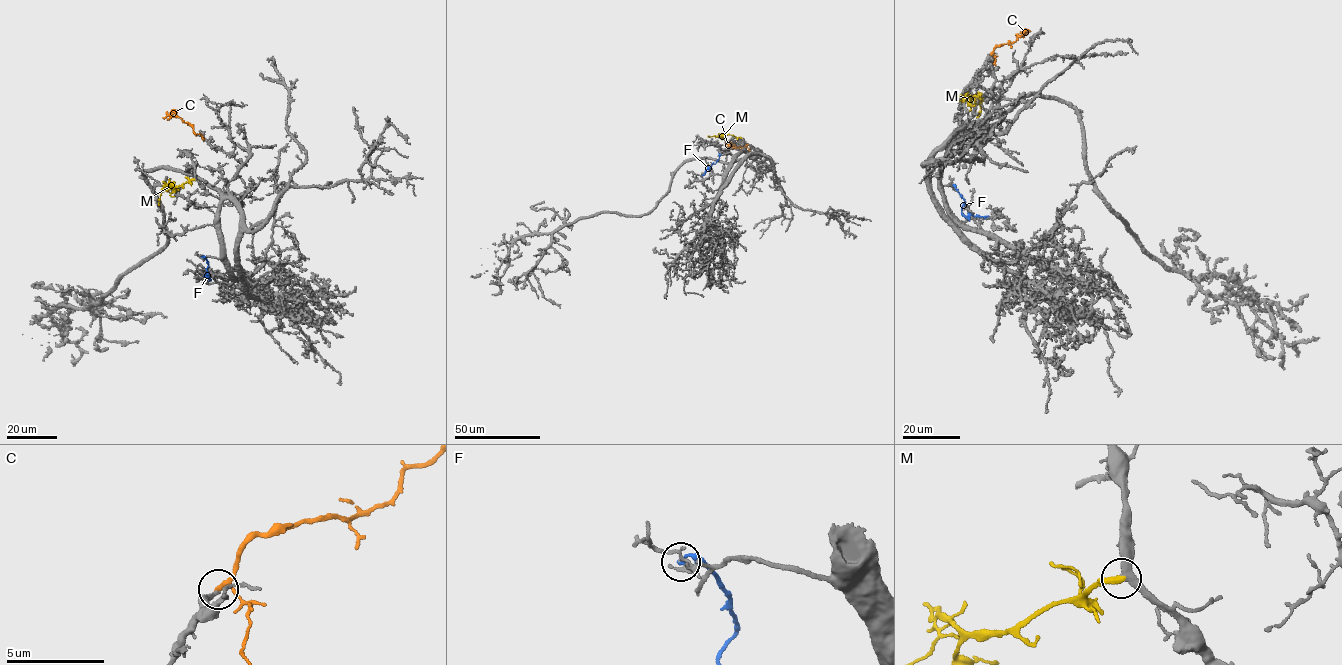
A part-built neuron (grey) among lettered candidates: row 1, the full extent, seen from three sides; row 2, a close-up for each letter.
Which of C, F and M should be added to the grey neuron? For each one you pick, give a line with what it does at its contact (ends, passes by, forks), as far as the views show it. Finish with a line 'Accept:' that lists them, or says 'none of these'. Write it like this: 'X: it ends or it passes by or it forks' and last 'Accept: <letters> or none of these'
C: it passes by
M: it ends
Accept: C, M

